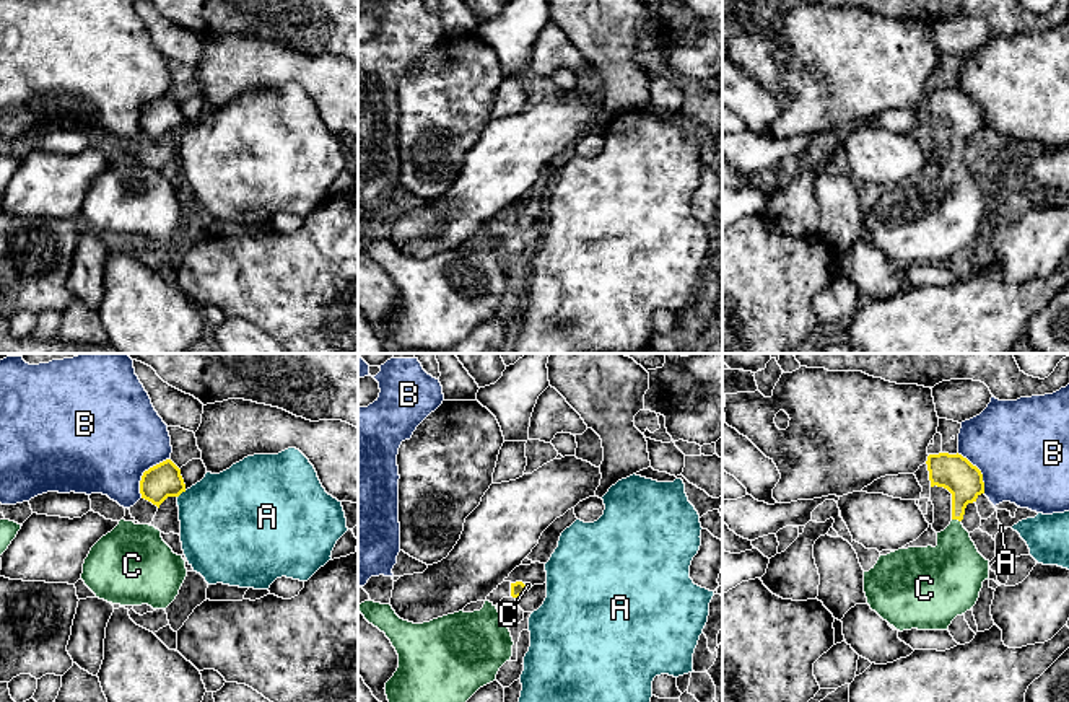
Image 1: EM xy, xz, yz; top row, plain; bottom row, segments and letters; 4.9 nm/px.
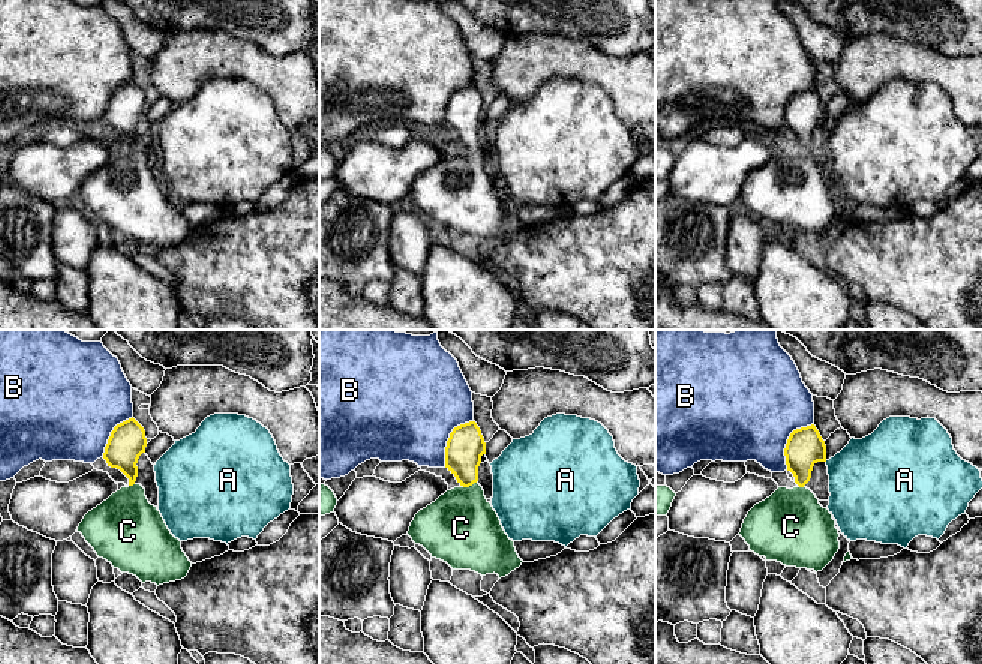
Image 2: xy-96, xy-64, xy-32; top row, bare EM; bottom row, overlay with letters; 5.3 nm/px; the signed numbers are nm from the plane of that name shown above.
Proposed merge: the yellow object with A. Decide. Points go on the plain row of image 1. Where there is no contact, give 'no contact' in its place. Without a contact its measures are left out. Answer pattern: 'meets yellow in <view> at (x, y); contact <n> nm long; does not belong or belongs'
meets yellow in xy at (181, 127); contact 60 nm long; does not belong

